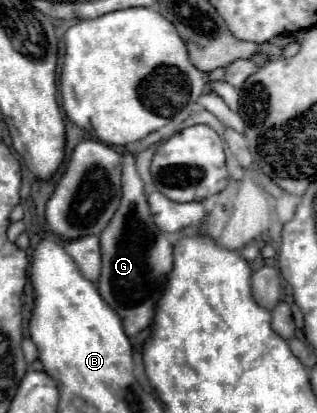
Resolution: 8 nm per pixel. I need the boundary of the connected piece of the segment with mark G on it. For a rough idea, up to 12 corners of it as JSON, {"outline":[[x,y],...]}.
{"outline":[[123,148],[123,196],[101,232],[101,298],[137,336],[173,270]]}

